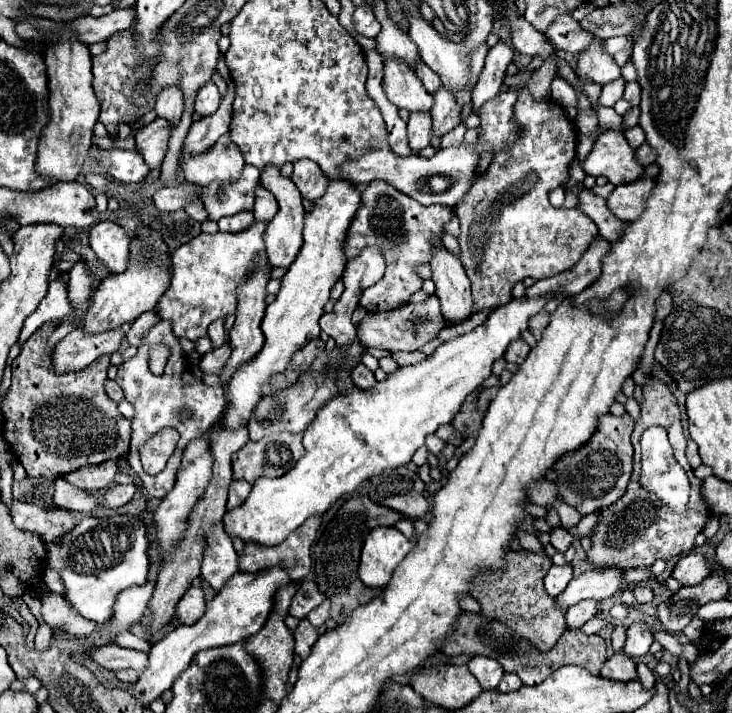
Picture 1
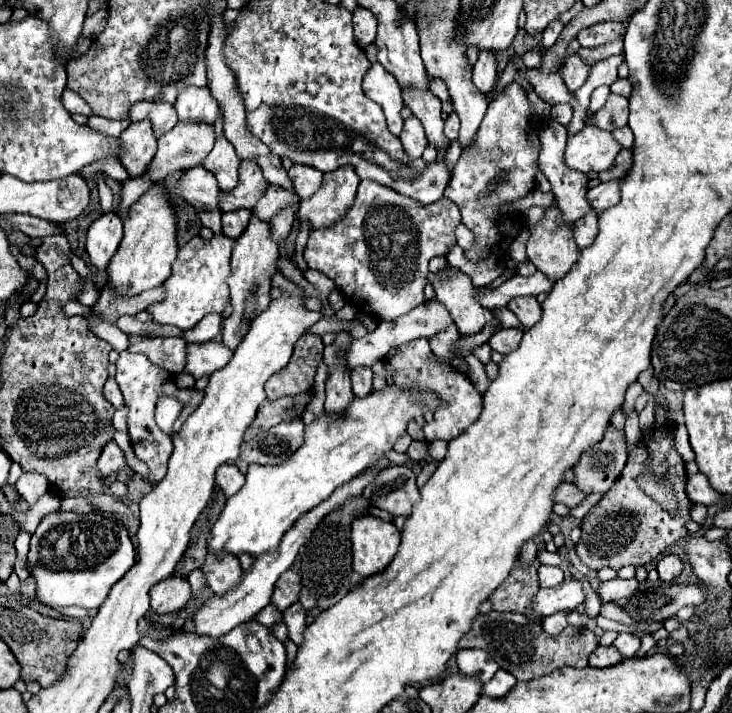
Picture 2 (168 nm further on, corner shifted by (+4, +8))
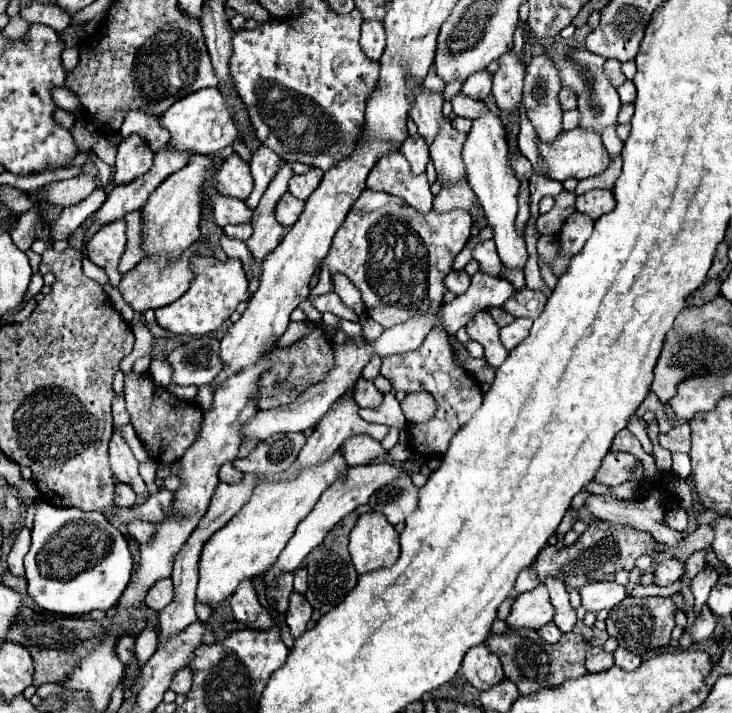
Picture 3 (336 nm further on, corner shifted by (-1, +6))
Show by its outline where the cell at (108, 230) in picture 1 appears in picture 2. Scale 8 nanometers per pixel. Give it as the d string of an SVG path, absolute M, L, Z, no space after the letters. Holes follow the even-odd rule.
M106 213L96 219L86 235L86 253L96 269L106 269L122 241L122 219L116 213Z

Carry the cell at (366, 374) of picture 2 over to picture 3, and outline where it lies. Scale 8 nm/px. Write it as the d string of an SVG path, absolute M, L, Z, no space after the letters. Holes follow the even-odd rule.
M357 379L353 399L357 401L359 407L377 407L383 401L383 393L373 385L373 381L367 379Z

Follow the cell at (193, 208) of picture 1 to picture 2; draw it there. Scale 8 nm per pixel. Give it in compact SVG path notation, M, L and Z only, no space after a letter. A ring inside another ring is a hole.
M208 209L208 211L198 211L200 221L204 227L212 229L214 235L222 235L222 225L220 225L220 213L216 209Z

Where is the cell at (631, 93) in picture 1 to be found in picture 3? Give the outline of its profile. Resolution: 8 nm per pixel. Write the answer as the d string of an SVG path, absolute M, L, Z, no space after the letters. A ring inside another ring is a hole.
M625 81L621 87L617 87L617 91L619 91L619 97L621 97L621 103L633 103L635 101L637 89L635 89L633 81Z

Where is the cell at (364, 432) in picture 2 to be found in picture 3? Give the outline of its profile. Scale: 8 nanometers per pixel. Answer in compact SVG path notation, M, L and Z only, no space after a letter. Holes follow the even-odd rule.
M337 451L329 457L329 461L299 469L299 473L289 481L259 481L251 499L241 507L241 511L203 547L199 561L197 601L217 607L223 599L231 597L243 579L263 575L277 561L279 553L295 533L295 527L315 507L321 493L339 481L347 469L349 465L343 453Z

